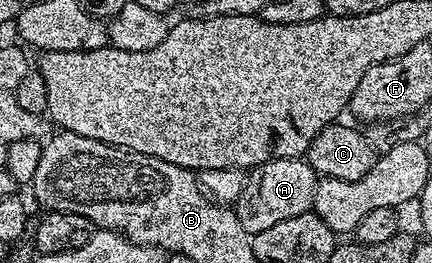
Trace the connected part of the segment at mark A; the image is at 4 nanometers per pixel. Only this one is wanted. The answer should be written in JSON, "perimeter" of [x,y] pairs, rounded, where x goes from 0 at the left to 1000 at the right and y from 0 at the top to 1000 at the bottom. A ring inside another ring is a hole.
{"perimeter":[[[641,601],[569,658],[572,688],[558,722],[553,757],[539,787],[558,859],[574,897],[593,897],[604,875],[623,875],[623,859],[641,859],[641,844],[660,844],[660,829],[688,829],[688,814],[722,802],[729,783],[729,726],[741,673],[701,601]]]}

